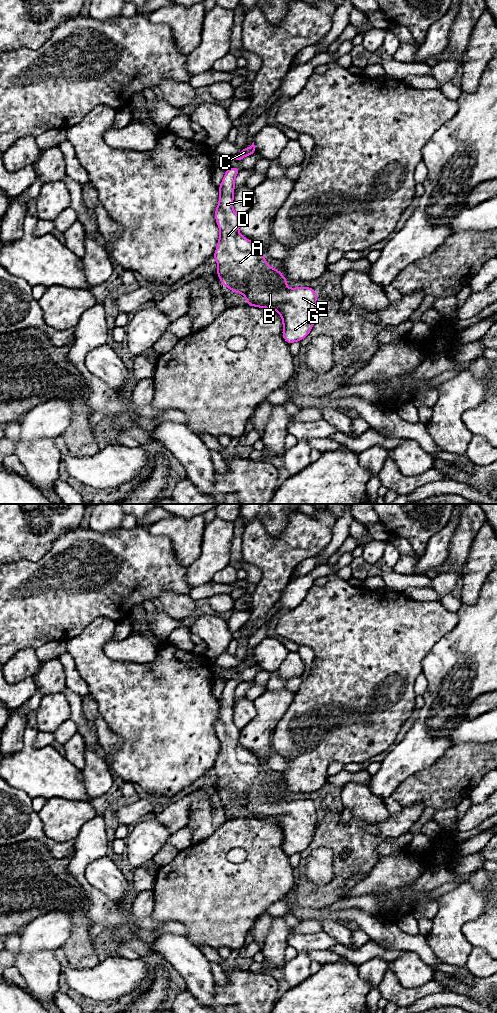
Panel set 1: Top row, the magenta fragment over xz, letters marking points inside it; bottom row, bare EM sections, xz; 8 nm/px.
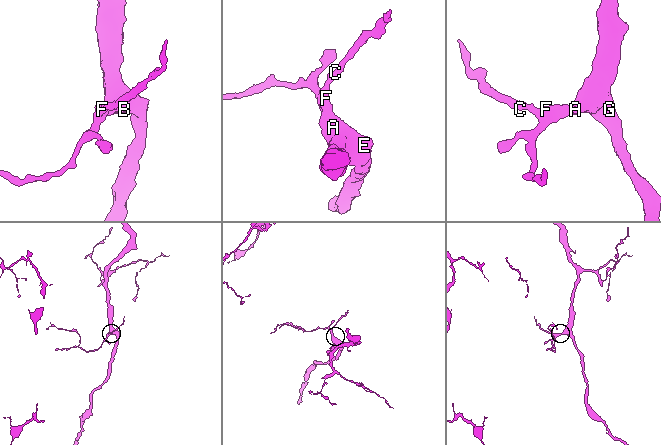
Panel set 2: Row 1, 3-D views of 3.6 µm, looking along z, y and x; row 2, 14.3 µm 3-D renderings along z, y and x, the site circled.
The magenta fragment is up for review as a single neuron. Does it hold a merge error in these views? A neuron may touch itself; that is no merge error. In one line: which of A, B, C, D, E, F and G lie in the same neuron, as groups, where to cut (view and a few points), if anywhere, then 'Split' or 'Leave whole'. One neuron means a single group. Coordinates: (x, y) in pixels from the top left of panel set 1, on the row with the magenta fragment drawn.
Groups: A B C D E F G. No split. Leave whole

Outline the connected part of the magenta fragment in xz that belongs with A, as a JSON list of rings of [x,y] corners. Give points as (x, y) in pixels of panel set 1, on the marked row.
[[[232,167],[225,170],[220,184],[219,203],[215,209],[215,219],[220,229],[219,241],[213,258],[218,264],[217,275],[222,284],[233,292],[242,293],[247,305],[276,310],[283,322],[283,339],[288,343],[303,340],[312,330],[318,307],[317,294],[311,287],[286,288],[288,280],[278,269],[271,268],[263,251],[251,240],[239,234],[241,218],[233,209],[235,177],[241,169]]]

